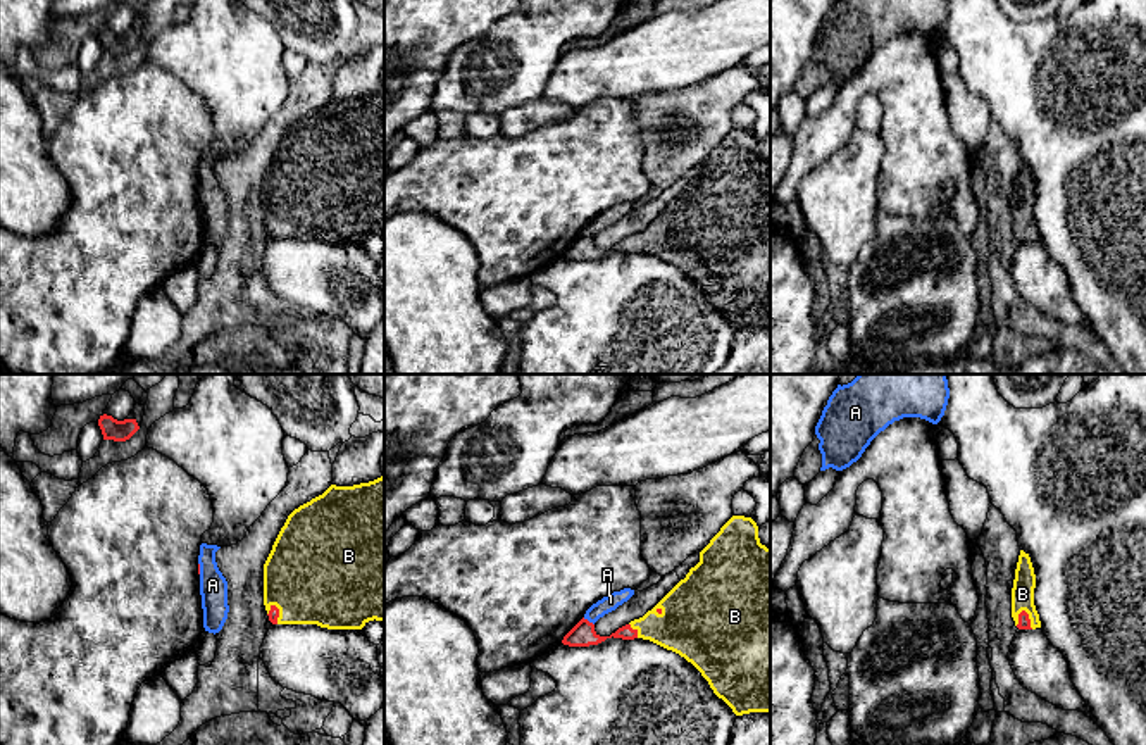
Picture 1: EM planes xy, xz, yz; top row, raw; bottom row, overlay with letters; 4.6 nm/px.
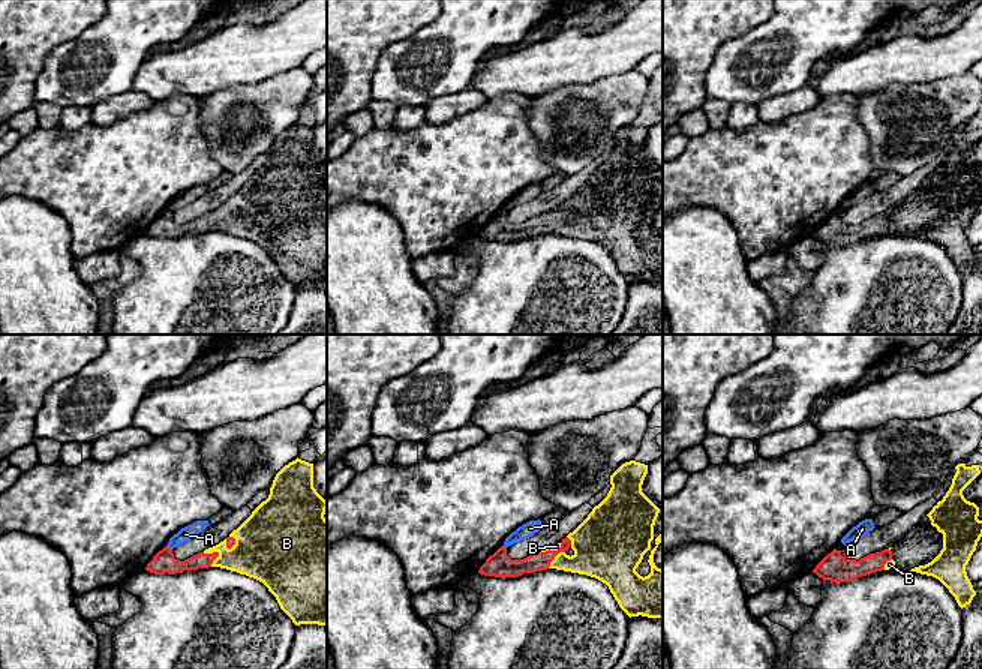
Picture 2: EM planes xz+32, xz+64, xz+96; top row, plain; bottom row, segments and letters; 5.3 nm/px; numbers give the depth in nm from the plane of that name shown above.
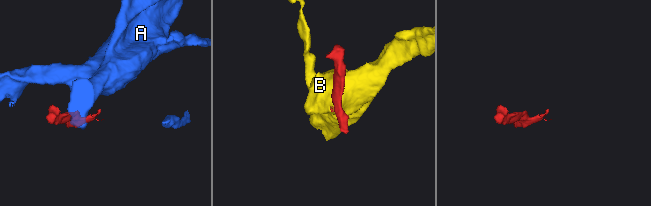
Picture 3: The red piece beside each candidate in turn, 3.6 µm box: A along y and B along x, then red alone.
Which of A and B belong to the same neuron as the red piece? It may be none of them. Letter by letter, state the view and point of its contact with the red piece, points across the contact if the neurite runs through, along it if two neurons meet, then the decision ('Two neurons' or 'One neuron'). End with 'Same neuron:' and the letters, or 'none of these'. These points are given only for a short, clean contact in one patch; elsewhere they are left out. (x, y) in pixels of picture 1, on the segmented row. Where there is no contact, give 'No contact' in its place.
A: Touches red at xz (586, 619). Boundary: xz (583, 618), (593, 625). Two neurons
B: Touches red at yz (1029, 619). Path across: yz (1024, 623), (1029, 619), (1022, 609), (1022, 594). One neuron
Same neuron: B

